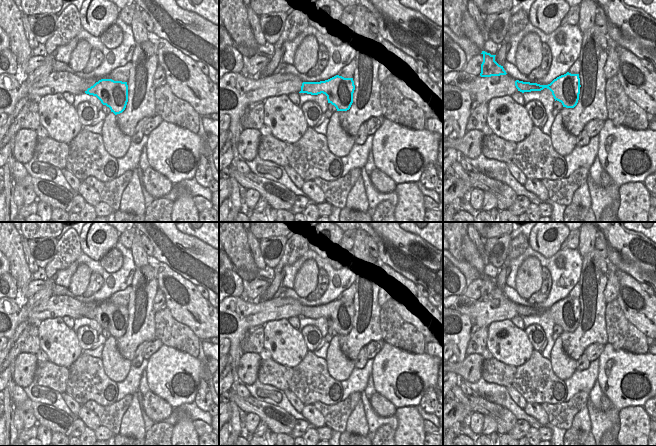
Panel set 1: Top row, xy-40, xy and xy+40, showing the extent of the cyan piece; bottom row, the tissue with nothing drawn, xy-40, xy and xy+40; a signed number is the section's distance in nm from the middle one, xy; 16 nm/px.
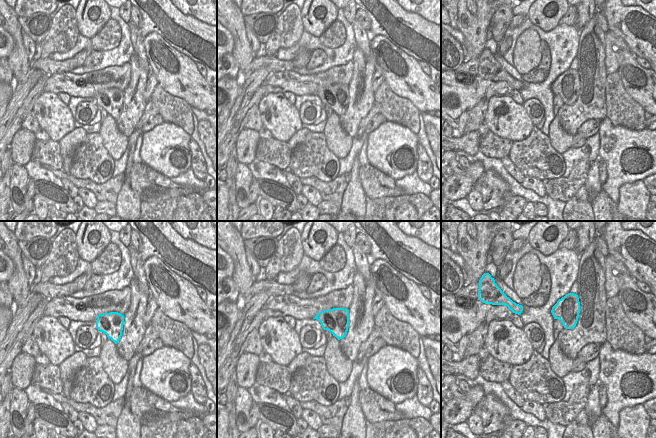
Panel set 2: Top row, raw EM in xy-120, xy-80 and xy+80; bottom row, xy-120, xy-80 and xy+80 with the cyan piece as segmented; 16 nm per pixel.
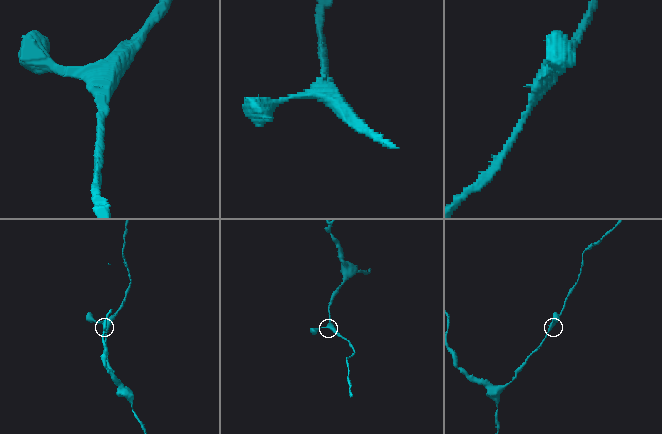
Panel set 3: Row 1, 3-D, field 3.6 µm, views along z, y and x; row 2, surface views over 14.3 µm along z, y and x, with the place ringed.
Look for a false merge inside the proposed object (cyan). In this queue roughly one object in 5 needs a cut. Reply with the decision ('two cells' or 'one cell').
one cell

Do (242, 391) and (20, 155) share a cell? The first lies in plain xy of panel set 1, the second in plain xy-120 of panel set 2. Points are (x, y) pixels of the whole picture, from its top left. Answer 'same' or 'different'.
different

